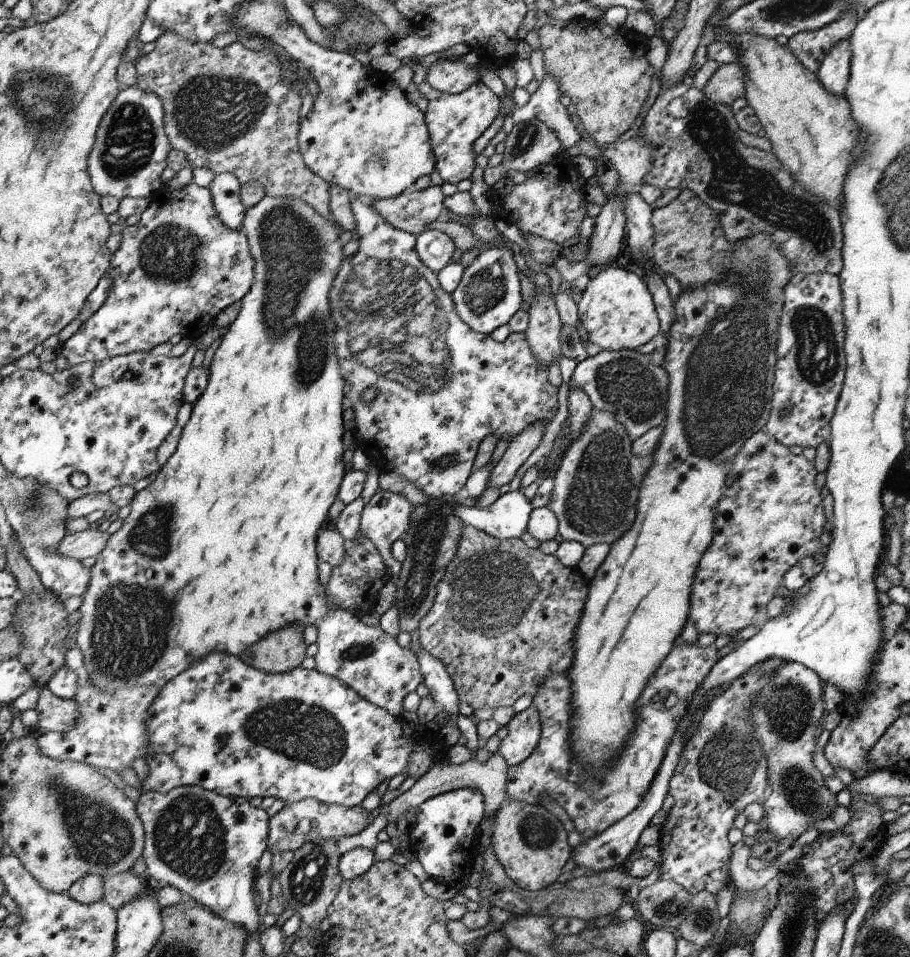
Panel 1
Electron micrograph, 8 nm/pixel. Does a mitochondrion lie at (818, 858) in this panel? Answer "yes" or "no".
no

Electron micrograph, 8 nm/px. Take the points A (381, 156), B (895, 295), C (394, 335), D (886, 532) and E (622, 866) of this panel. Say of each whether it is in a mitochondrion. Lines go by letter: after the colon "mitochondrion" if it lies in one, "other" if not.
A: mitochondrion
B: other
C: mitochondrion
D: other
E: other

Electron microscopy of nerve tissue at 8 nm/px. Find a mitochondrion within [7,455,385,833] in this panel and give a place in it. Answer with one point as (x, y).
(132, 622)

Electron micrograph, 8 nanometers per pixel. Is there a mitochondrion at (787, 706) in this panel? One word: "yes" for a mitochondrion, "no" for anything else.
yes

